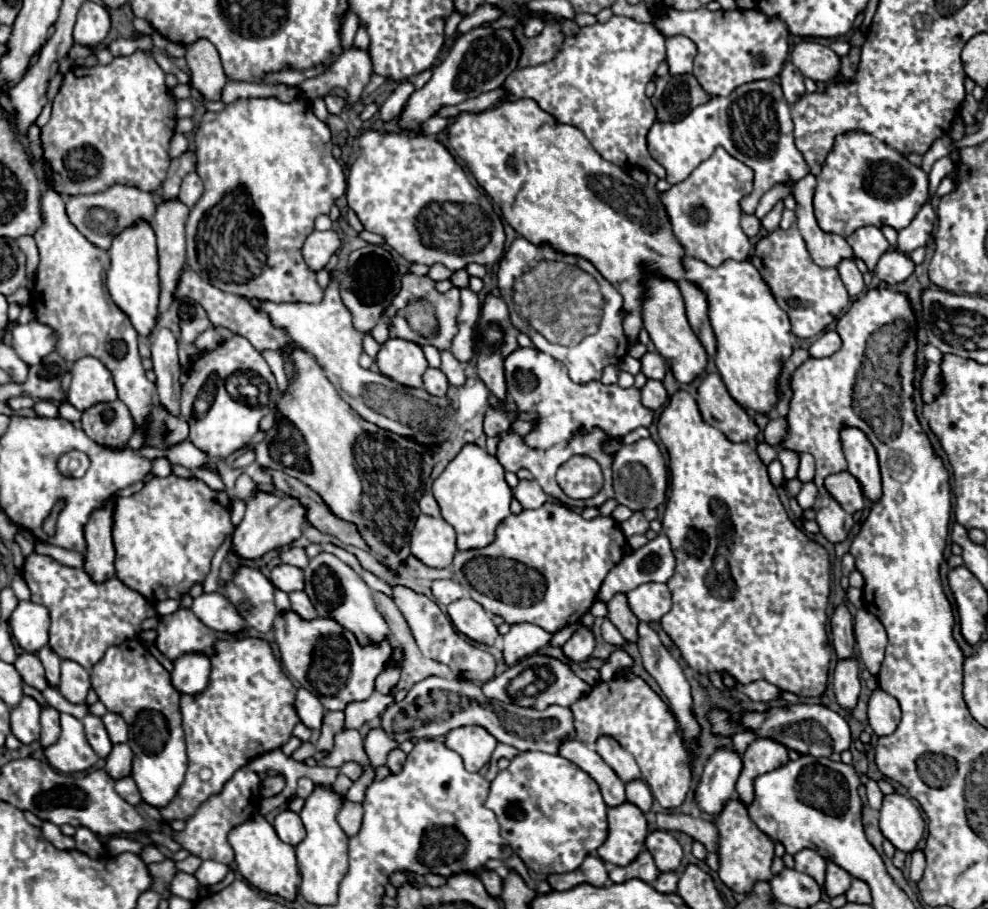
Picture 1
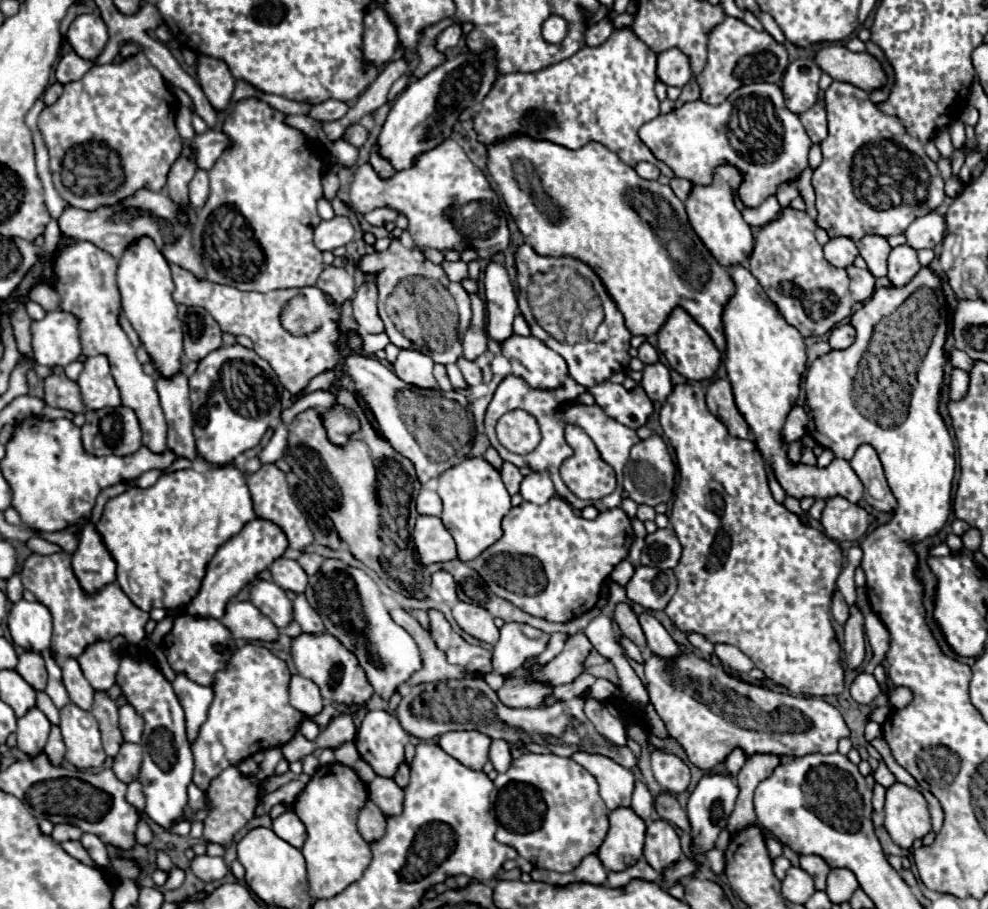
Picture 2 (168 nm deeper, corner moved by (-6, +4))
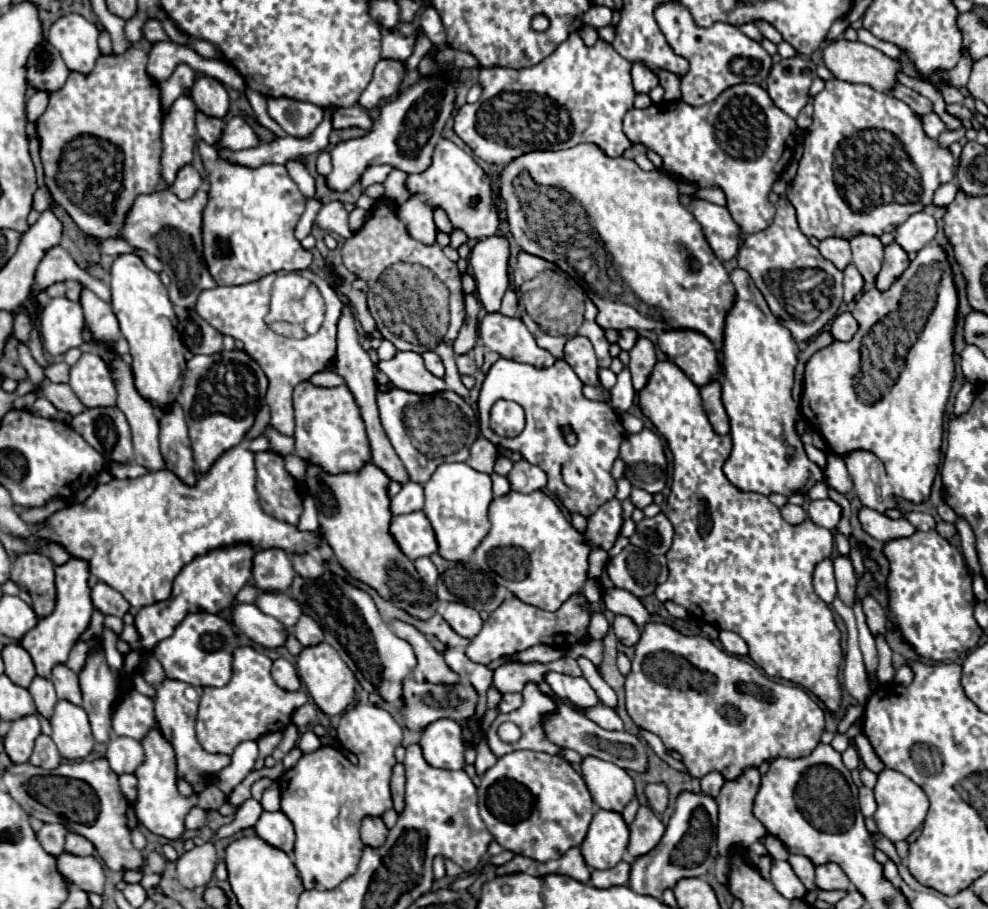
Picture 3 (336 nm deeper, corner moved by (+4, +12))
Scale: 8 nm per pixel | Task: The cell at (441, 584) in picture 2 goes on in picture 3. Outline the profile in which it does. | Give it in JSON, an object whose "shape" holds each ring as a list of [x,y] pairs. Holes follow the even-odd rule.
{"shape":[[[421,557],[421,559],[417,559],[415,561],[415,567],[417,567],[417,571],[419,571],[419,575],[421,575],[421,579],[425,581],[425,583],[429,583],[429,585],[435,585],[437,583],[437,567],[431,563],[431,559],[429,557]]]}

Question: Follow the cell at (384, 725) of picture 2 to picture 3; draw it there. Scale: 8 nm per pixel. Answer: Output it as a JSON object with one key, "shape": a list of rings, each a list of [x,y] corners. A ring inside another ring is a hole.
{"shape":[[[355,705],[353,709],[345,711],[339,723],[339,743],[347,745],[347,751],[351,751],[359,761],[353,765],[337,747],[321,747],[309,755],[303,755],[299,763],[285,771],[279,779],[281,789],[281,811],[291,819],[295,825],[295,849],[293,849],[293,863],[303,879],[305,889],[335,889],[341,881],[351,877],[357,869],[357,863],[361,859],[363,843],[359,839],[359,825],[365,815],[383,815],[387,809],[391,809],[391,791],[389,791],[389,779],[391,769],[395,765],[393,751],[397,745],[401,745],[403,729],[399,723],[381,707],[377,705]]]}

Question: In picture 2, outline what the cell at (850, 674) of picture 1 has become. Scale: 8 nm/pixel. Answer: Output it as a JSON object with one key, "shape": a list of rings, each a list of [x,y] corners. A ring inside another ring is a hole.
{"shape":[[[851,605],[851,617],[845,623],[845,655],[851,669],[861,667],[865,657],[865,635],[863,635],[863,613],[857,605]]]}

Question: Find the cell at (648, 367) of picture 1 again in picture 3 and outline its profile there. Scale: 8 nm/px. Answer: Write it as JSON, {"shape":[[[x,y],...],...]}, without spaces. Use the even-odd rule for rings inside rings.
{"shape":[[[623,329],[623,331],[619,333],[619,341],[617,341],[617,343],[621,345],[621,349],[631,351],[637,339],[639,339],[639,333],[637,333],[635,329]]]}

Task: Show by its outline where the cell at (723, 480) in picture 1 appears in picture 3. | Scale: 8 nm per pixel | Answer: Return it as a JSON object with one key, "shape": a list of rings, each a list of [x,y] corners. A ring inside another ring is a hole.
{"shape":[[[657,361],[645,389],[639,391],[639,403],[643,407],[643,413],[651,419],[651,423],[657,427],[657,431],[665,437],[671,453],[673,453],[673,485],[671,485],[671,493],[667,497],[667,507],[665,507],[665,515],[667,519],[673,523],[675,527],[675,535],[673,535],[673,545],[671,549],[667,551],[667,565],[669,565],[669,577],[665,581],[665,585],[659,585],[655,589],[655,595],[661,603],[667,603],[667,601],[673,601],[681,607],[685,607],[687,611],[691,611],[696,617],[703,619],[705,623],[711,623],[715,625],[717,629],[725,629],[725,631],[735,631],[749,647],[749,657],[753,659],[753,663],[757,667],[761,667],[769,677],[781,677],[781,679],[787,679],[807,691],[811,691],[813,695],[817,695],[821,701],[827,703],[827,707],[831,709],[837,709],[839,707],[839,701],[841,701],[841,689],[839,689],[839,681],[837,681],[837,675],[839,675],[839,665],[841,665],[841,659],[843,659],[843,653],[841,653],[841,647],[839,647],[839,641],[841,641],[841,633],[833,621],[833,615],[831,615],[831,609],[815,595],[813,591],[813,571],[817,567],[817,563],[821,563],[823,559],[831,557],[833,553],[833,533],[829,529],[823,529],[819,525],[815,525],[811,519],[799,523],[799,525],[791,525],[787,523],[779,509],[765,497],[765,495],[759,495],[759,493],[743,493],[739,491],[735,485],[729,483],[729,479],[725,477],[723,473],[723,465],[731,453],[731,437],[729,435],[719,435],[713,431],[705,411],[703,411],[703,405],[701,405],[701,397],[699,397],[699,387],[677,367],[673,365],[671,361]]]}

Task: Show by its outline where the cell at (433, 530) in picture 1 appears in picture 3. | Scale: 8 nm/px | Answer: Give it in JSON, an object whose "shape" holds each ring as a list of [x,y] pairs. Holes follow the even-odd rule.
{"shape":[[[413,511],[407,515],[393,517],[393,537],[397,537],[401,551],[411,561],[433,555],[439,549],[435,531],[423,511]]]}

